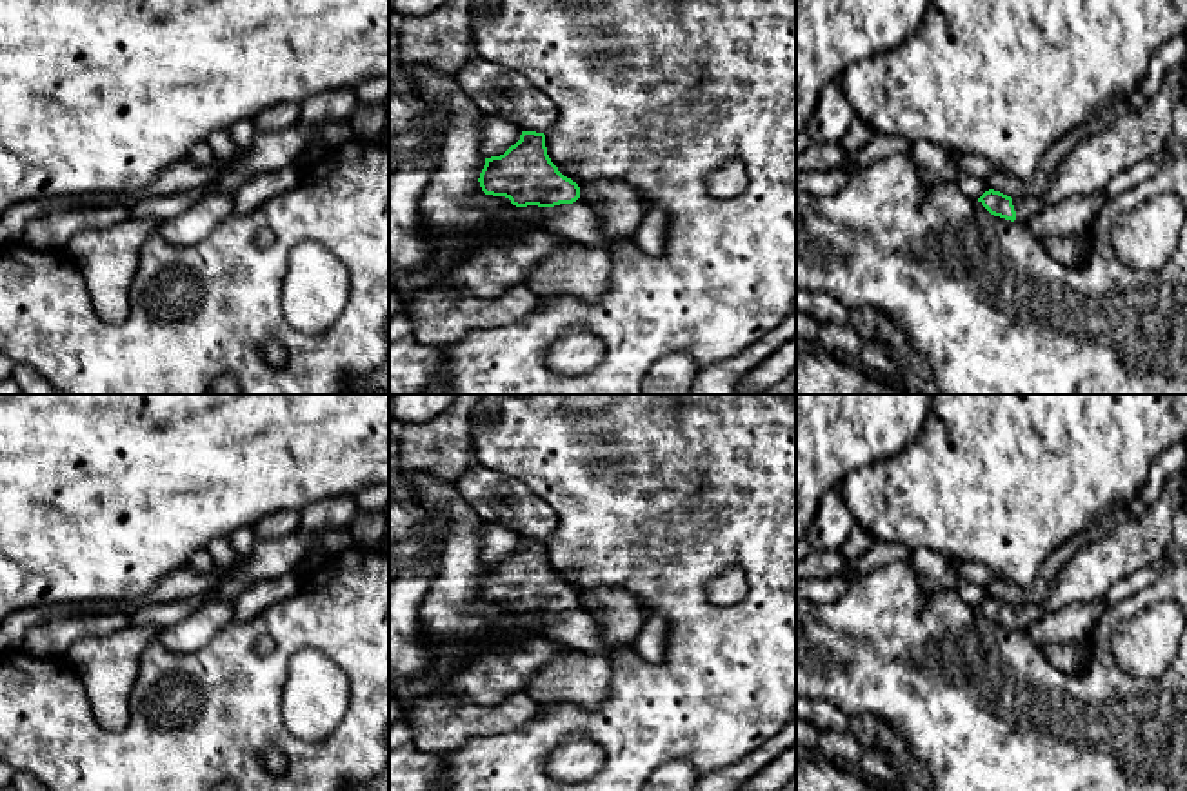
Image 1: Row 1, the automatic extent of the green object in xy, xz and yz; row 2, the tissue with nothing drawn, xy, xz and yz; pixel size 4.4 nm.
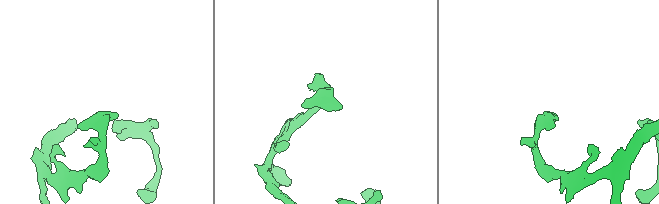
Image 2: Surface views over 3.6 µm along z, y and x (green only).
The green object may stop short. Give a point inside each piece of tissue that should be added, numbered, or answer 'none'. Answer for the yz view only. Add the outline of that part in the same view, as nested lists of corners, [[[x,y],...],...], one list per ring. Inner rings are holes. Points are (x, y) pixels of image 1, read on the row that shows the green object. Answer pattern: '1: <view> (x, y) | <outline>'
1: yz (1026, 208) | [[[1043,196],[1014,198],[1012,205],[1016,211],[1016,222],[1025,224],[1045,207],[1045,200]]]

